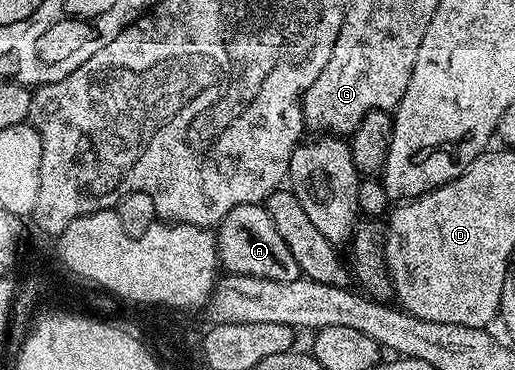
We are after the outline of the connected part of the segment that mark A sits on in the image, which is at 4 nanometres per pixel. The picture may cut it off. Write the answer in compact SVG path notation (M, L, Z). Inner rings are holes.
M263 205L234 208L218 227L218 252L229 275L265 278L271 282L292 282L301 277L290 248L278 234L275 222Z

